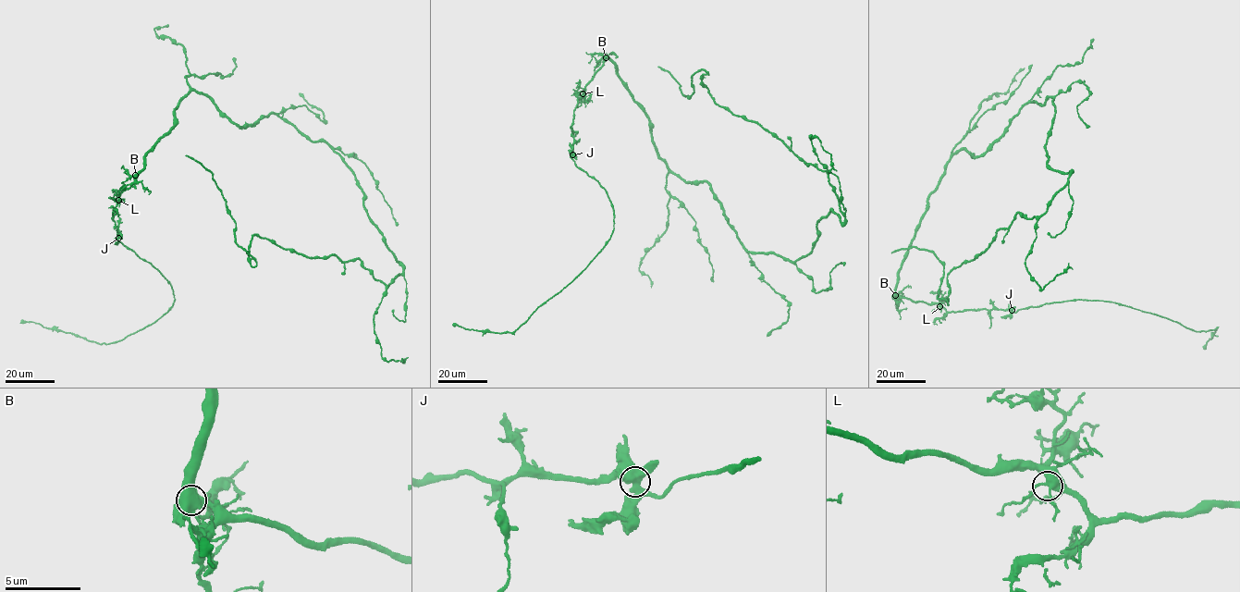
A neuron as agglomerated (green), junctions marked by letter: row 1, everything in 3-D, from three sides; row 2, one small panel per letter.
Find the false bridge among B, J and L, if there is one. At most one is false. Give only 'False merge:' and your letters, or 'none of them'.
False merge: B

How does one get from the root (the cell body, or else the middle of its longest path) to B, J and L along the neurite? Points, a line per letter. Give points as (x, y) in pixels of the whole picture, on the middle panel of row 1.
B: (721, 207), (707, 182), (687, 182), (669, 168), (656, 150), (648, 117), (620, 78), (612, 62), (605, 57)
J: (721, 207), (707, 182), (687, 182), (669, 168), (656, 150), (648, 117), (607, 58), (577, 99), (572, 154)
L: (721, 207), (707, 182), (687, 182), (669, 168), (656, 150), (648, 117), (608, 58), (603, 62), (583, 93)

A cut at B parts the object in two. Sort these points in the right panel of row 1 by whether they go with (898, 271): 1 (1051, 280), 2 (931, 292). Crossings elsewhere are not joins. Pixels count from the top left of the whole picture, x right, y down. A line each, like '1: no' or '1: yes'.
1: yes
2: no

